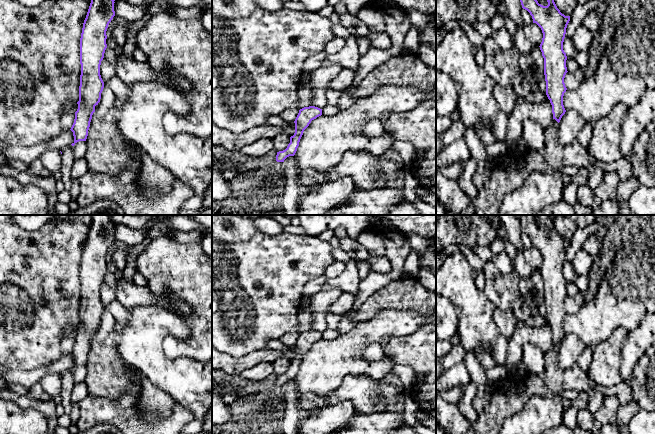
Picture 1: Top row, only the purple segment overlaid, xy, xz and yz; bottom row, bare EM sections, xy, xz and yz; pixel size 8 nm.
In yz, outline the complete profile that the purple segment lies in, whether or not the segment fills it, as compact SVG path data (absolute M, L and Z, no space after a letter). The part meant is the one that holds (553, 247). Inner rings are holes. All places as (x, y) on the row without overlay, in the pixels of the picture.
M533 215L515 216L520 222L522 232L530 237L533 247L542 254L543 262L539 271L544 282L546 319L552 329L553 343L559 347L566 336L563 320L567 314L564 302L568 295L563 266L570 240L560 236L554 226L554 219L566 215L548 215L547 230L538 227Z

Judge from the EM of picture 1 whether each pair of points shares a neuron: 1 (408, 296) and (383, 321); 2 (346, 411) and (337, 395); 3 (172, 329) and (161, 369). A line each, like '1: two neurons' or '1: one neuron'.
1: two neurons
2: two neurons
3: one neuron

